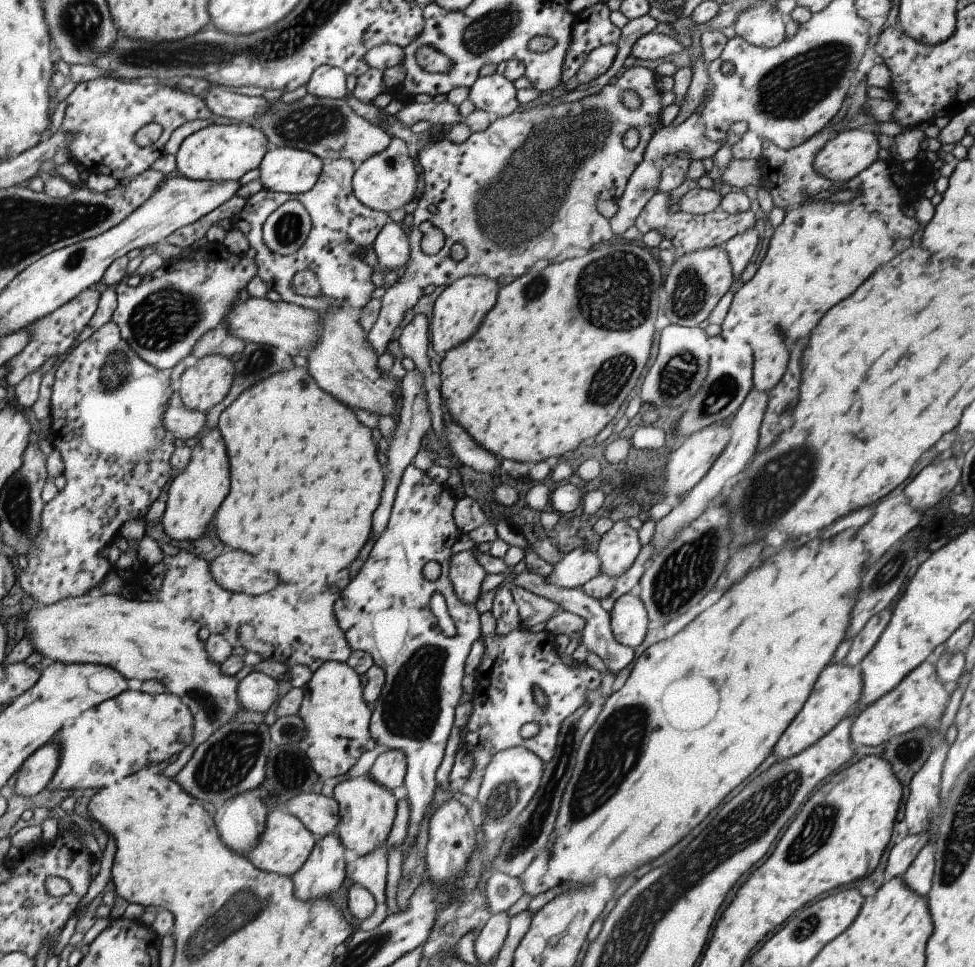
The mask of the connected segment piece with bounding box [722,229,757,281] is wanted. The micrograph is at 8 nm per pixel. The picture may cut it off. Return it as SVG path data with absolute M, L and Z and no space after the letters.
M754 229L745 230L724 242L722 247L729 257L734 281L741 276L741 272L748 265L755 246L757 246L757 232Z

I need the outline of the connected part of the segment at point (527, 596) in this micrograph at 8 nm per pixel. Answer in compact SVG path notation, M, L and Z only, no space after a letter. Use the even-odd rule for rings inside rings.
M515 584L506 585L511 592L514 603L518 606L519 626L531 627L535 624L547 622L553 612L557 612L557 604L542 596L527 592L525 588L519 588Z

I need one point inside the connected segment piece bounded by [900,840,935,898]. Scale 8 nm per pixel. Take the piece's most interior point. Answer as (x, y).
(917, 878)

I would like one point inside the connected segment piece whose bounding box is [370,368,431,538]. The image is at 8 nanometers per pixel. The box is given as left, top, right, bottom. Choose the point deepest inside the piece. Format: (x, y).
(413, 420)

